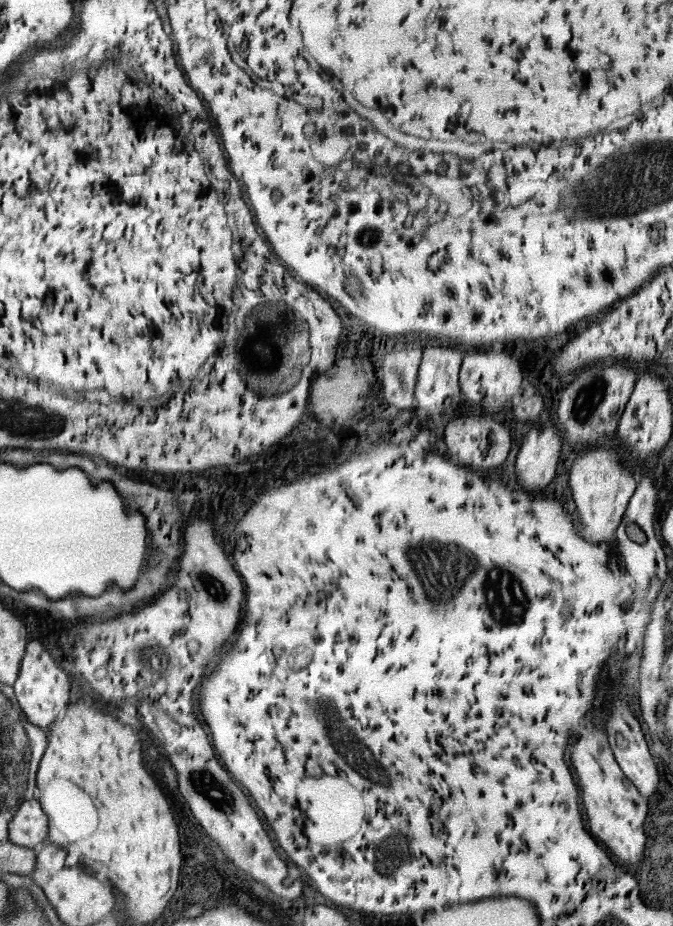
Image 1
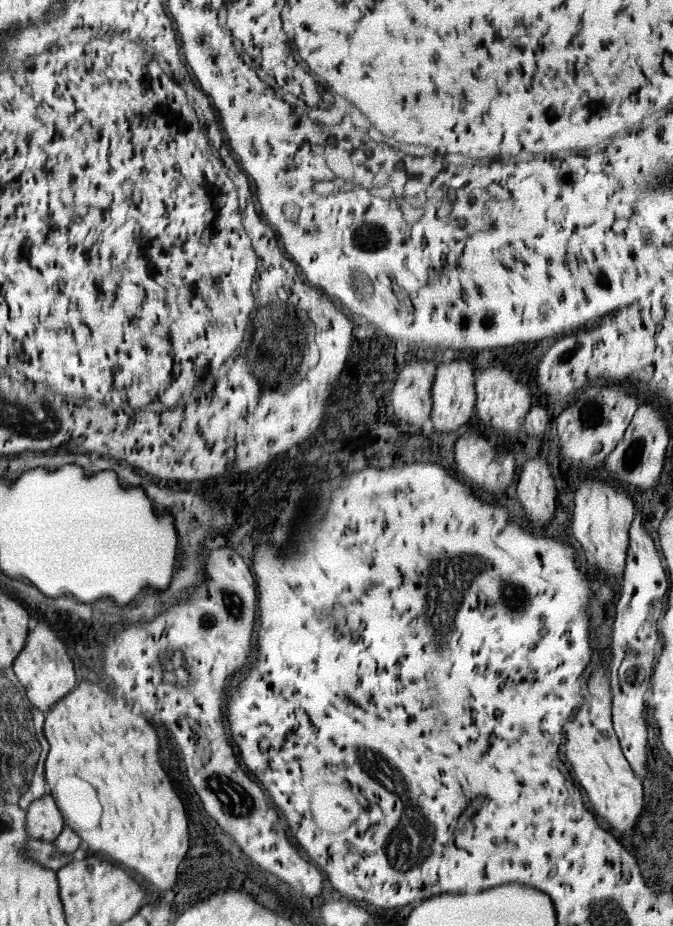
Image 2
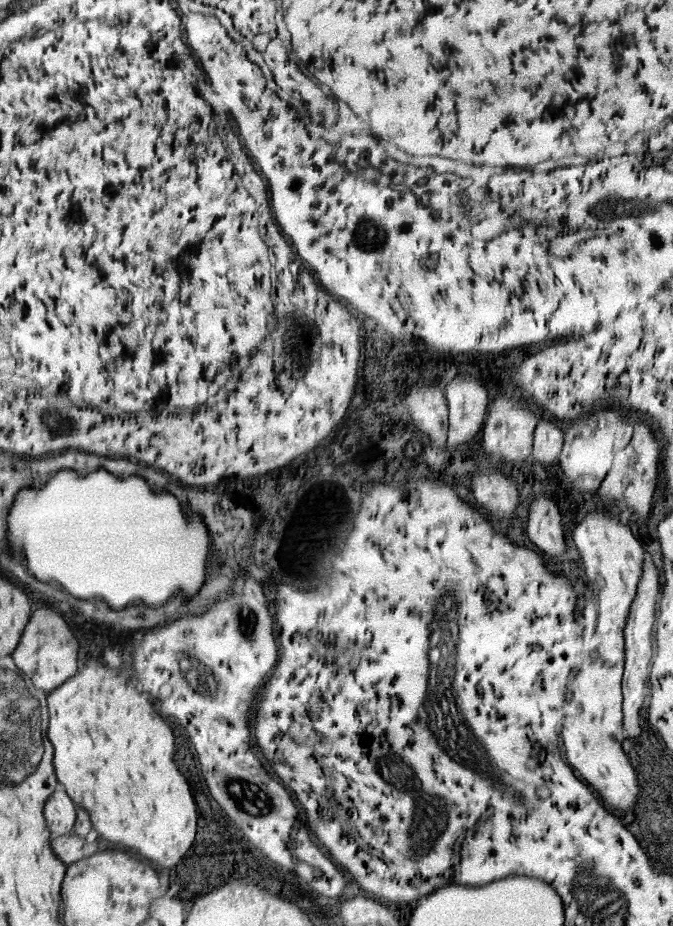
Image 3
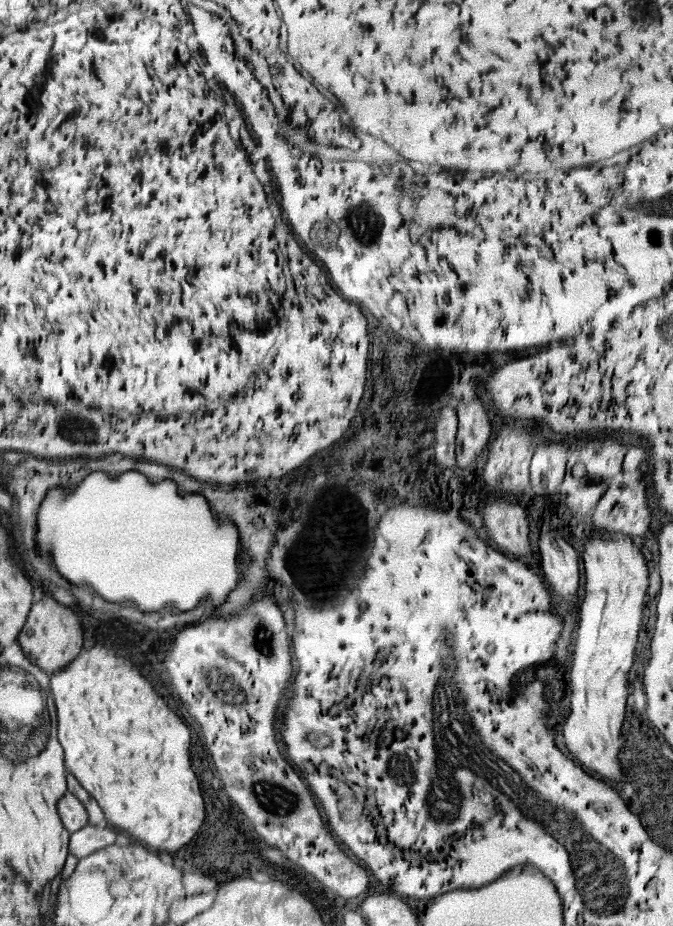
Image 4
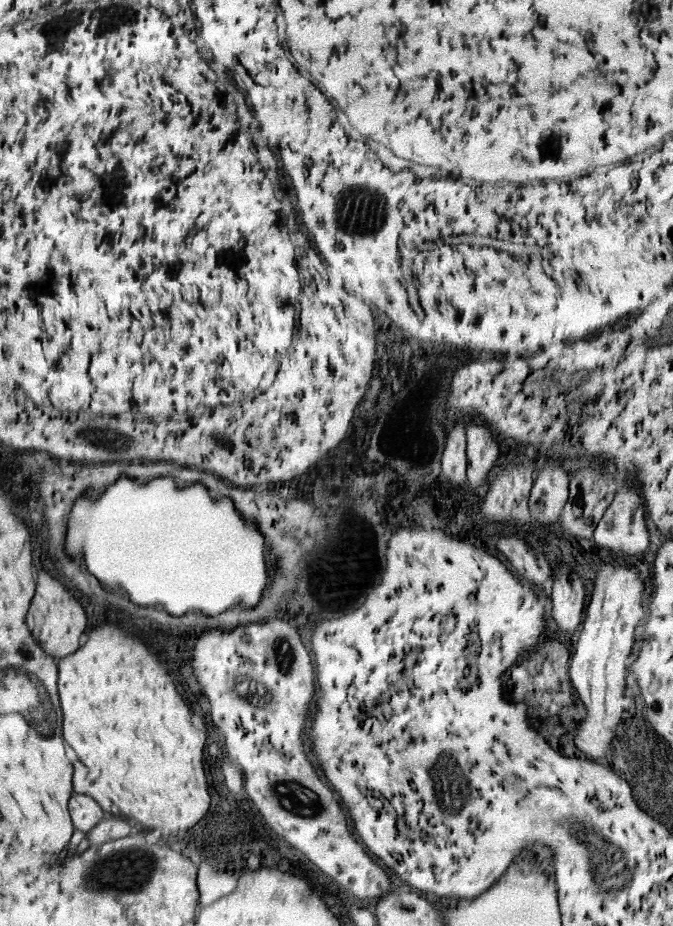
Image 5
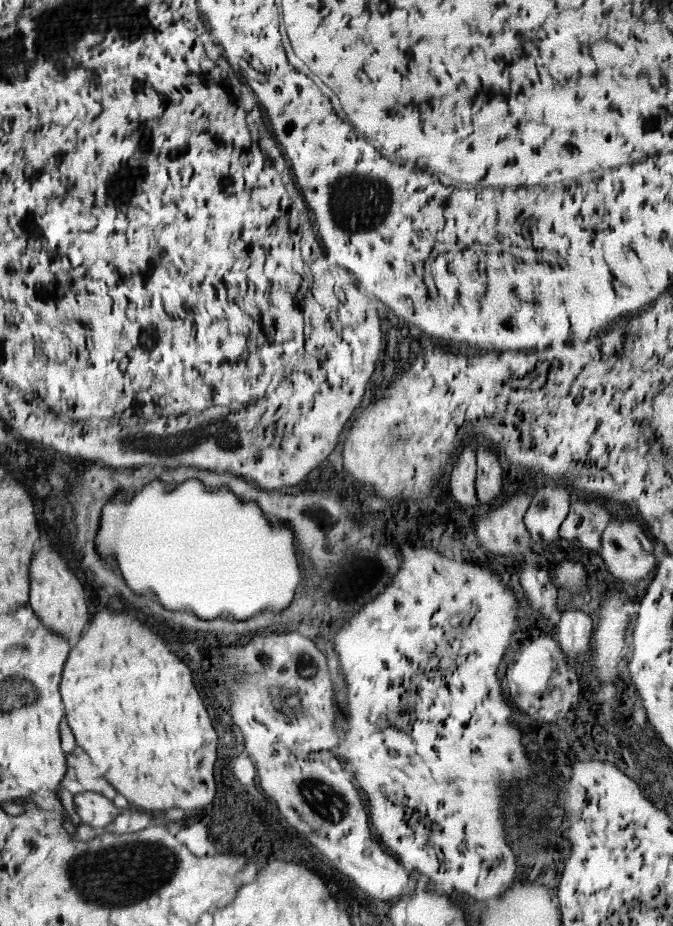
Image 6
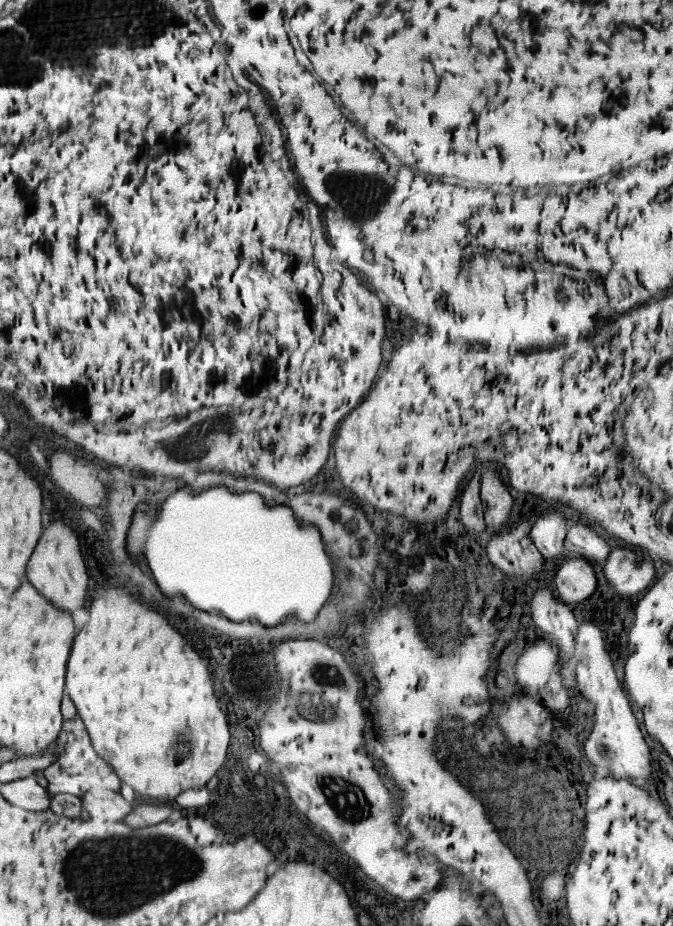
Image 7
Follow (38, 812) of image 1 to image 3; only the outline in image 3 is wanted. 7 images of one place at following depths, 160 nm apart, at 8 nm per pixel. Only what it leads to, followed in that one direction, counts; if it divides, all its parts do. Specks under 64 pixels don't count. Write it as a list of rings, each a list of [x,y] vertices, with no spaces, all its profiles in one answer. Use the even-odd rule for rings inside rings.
[[[58,787],[44,805],[46,824],[54,837],[70,833],[75,825],[77,812],[74,802],[64,788]]]

